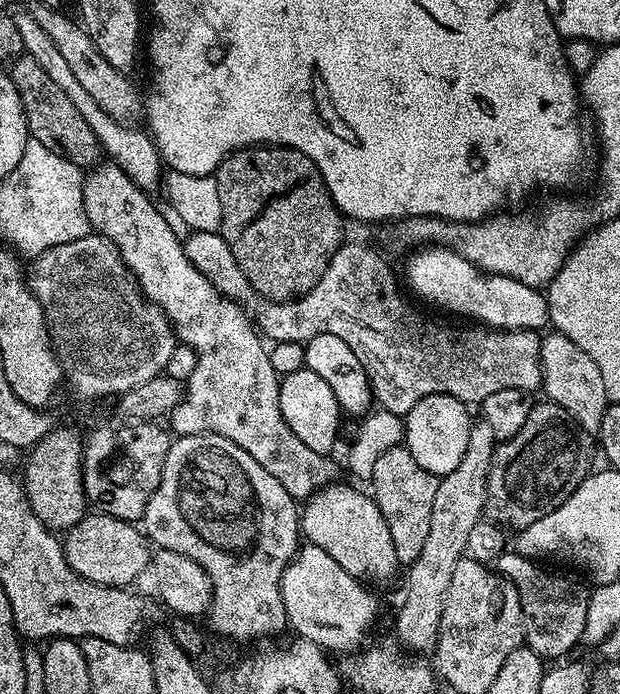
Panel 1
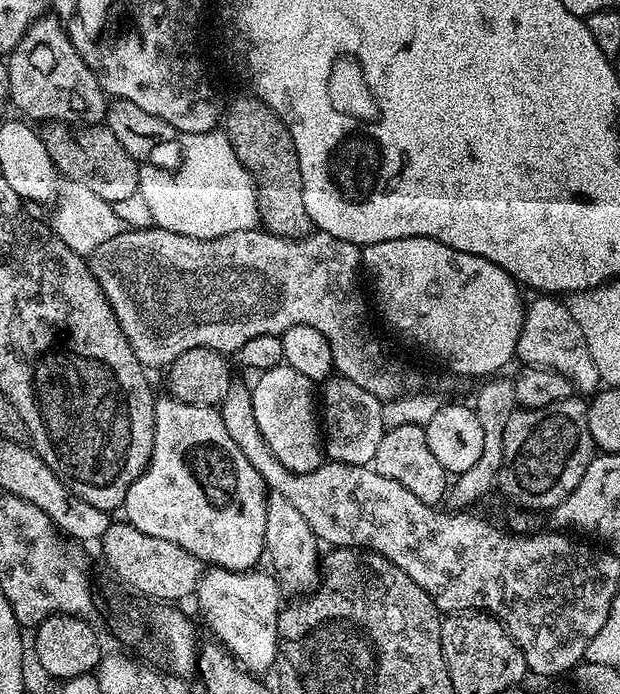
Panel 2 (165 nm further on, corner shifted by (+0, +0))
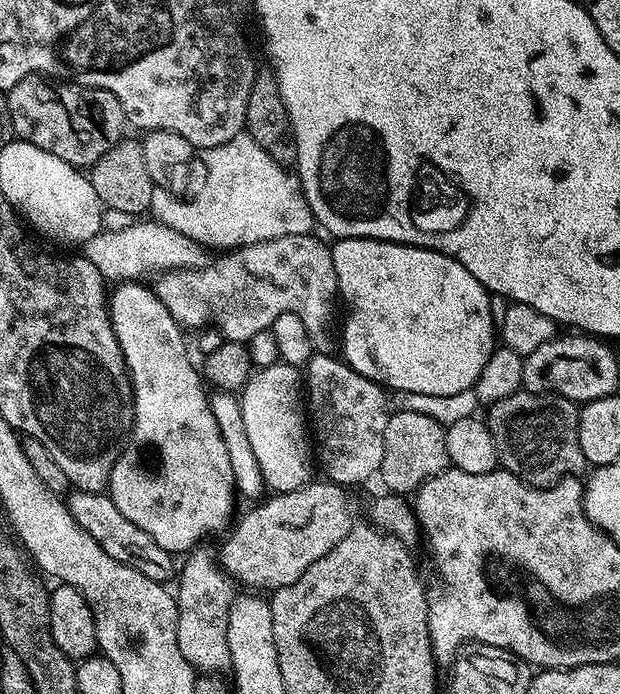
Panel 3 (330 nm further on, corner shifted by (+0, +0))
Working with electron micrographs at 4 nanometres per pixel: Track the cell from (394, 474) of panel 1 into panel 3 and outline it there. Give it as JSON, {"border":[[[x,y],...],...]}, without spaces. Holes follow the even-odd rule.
{"border":[[[396,410],[391,413],[386,422],[386,434],[382,446],[382,462],[378,480],[385,484],[389,493],[407,497],[415,493],[416,489],[422,487],[427,480],[438,474],[448,471],[450,461],[446,450],[446,428],[439,424],[434,418],[426,414]]]}

